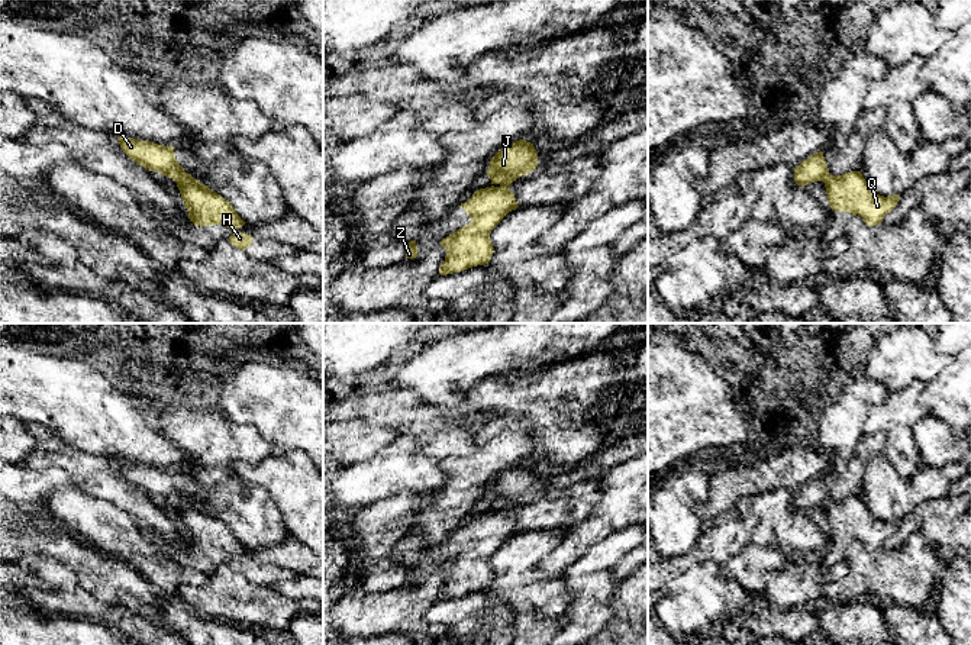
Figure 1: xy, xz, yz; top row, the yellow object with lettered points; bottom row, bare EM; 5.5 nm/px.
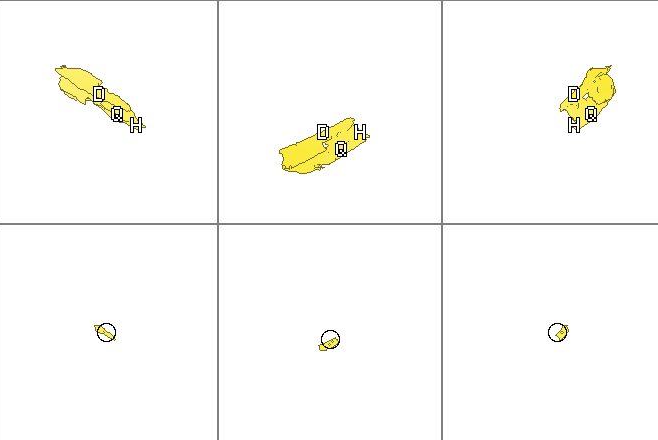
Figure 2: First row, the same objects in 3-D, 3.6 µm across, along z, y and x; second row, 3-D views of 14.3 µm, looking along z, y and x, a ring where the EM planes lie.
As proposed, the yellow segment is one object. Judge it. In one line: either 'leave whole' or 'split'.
split

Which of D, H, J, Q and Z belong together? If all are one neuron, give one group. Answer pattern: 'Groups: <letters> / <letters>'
Groups: D J / H Q Z

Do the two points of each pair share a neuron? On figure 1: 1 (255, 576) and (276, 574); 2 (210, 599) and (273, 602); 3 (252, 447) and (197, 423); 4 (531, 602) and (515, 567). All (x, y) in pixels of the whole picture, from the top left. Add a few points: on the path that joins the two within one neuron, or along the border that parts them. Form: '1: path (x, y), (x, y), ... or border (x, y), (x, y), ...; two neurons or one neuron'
1: path (260, 574), (271, 574); one neuron
2: path (226, 599), (257, 603); one neuron
3: path (239, 442), (216, 442), (210, 437); one neuron
4: path (525, 593), (515, 583), (515, 576); one neuron

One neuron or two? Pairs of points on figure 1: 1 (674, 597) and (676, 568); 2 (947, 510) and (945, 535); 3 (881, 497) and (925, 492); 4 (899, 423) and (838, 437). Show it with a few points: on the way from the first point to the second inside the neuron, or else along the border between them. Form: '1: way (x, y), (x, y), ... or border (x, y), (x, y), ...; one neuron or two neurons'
1: border (705, 560), (690, 566), (663, 587); two neurons
2: border (955, 516), (951, 519), (929, 518), (919, 529); two neurons
3: way (892, 497), (915, 492); one neuron
4: border (883, 402), (871, 412), (863, 432); two neurons

